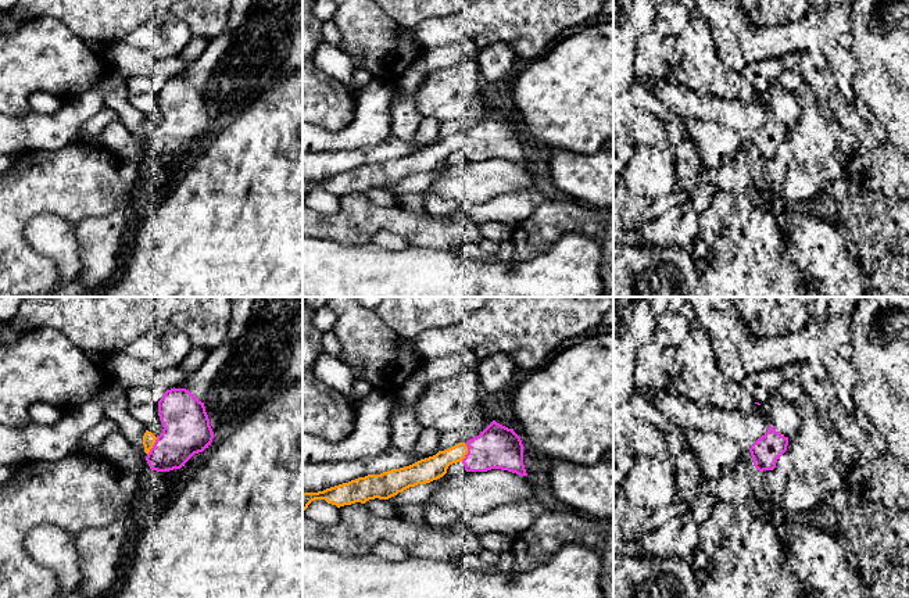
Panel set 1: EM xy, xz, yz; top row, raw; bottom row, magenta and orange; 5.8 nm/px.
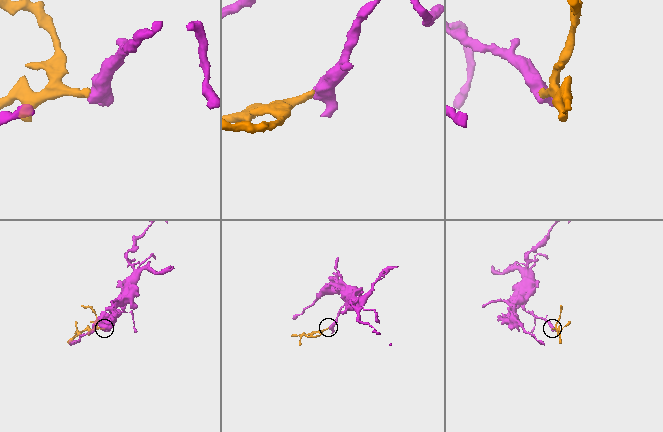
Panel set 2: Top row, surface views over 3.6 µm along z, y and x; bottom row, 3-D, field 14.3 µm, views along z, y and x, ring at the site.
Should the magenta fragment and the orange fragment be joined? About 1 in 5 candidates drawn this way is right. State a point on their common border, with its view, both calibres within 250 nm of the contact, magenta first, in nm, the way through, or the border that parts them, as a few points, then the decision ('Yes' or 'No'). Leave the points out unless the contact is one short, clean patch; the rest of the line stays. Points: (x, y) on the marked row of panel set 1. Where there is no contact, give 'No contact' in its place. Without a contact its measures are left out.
Touches magenta at xz (468, 453). Thickness 260 nm (magenta) against 140 nm. Yes

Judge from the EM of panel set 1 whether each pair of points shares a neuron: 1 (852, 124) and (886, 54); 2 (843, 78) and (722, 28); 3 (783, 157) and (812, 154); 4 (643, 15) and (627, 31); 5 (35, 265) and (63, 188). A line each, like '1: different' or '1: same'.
1: different
2: same
3: different
4: same
5: same

